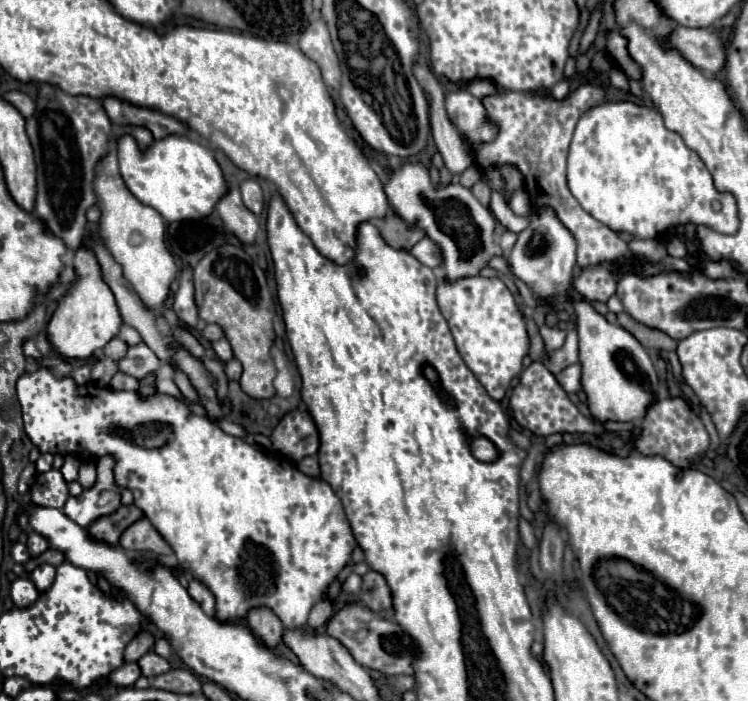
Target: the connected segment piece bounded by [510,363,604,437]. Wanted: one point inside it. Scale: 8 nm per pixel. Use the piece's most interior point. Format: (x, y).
(539, 403)

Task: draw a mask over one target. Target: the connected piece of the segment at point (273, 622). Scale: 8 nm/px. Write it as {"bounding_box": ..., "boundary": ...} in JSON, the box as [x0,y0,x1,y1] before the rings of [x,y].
{"bounding_box":[246,605,284,647],"boundary":[[[262,605],[262,607],[250,609],[246,615],[246,623],[262,639],[262,643],[266,643],[268,647],[276,647],[282,641],[284,625],[274,615],[274,611],[270,607]]]}

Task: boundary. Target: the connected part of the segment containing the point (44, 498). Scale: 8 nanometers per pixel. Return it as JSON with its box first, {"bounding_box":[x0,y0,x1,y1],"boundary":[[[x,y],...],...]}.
{"bounding_box":[30,469,68,509],"boundary":[[[50,469],[48,473],[38,473],[30,487],[30,499],[38,507],[62,509],[68,499],[68,485],[60,471]]]}

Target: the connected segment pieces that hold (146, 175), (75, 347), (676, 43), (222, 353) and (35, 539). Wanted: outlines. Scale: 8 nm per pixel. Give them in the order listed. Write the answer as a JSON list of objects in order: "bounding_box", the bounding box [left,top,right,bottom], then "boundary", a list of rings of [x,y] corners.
[{"bounding_box":[116,133,226,221],"boundary":[[[126,133],[118,137],[116,151],[120,161],[120,177],[124,179],[128,191],[140,203],[156,209],[166,221],[202,219],[210,215],[216,201],[226,193],[226,181],[214,151],[200,145],[192,137],[168,135],[140,149],[138,141]]]},{"bounding_box":[44,247,122,359],"boundary":[[[80,247],[74,257],[74,269],[78,275],[78,281],[74,285],[74,291],[70,295],[62,297],[58,303],[58,309],[52,313],[44,333],[50,341],[50,347],[58,351],[62,357],[68,359],[88,359],[96,351],[100,351],[112,337],[118,335],[122,319],[114,301],[112,291],[106,287],[100,275],[100,267],[94,259],[94,255]]]},{"bounding_box":[664,25,726,73],"boundary":[[[676,25],[664,47],[676,47],[694,67],[706,73],[718,73],[726,65],[726,49],[710,29],[692,29]]]},{"bounding_box":[212,339,232,363],"boundary":[[[220,339],[220,341],[212,343],[212,349],[214,349],[216,357],[218,357],[222,363],[226,363],[226,361],[232,359],[232,351],[230,351],[230,345],[226,343],[226,339]]]},{"bounding_box":[28,531,50,555],"boundary":[[[30,531],[28,533],[28,549],[30,549],[32,555],[44,553],[48,547],[50,547],[50,543],[48,543],[48,539],[44,535],[40,535],[38,531]]]}]

